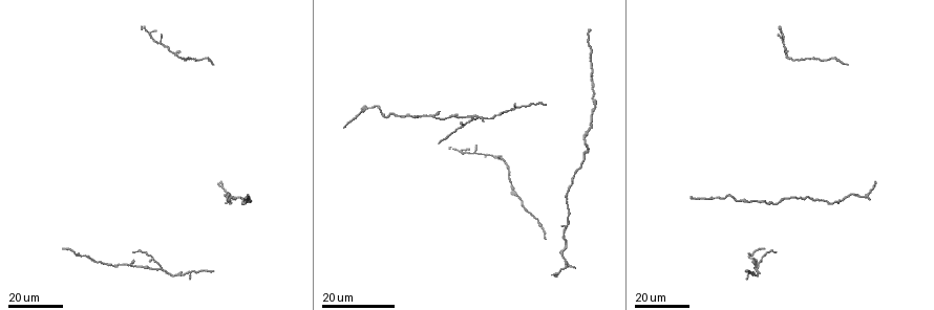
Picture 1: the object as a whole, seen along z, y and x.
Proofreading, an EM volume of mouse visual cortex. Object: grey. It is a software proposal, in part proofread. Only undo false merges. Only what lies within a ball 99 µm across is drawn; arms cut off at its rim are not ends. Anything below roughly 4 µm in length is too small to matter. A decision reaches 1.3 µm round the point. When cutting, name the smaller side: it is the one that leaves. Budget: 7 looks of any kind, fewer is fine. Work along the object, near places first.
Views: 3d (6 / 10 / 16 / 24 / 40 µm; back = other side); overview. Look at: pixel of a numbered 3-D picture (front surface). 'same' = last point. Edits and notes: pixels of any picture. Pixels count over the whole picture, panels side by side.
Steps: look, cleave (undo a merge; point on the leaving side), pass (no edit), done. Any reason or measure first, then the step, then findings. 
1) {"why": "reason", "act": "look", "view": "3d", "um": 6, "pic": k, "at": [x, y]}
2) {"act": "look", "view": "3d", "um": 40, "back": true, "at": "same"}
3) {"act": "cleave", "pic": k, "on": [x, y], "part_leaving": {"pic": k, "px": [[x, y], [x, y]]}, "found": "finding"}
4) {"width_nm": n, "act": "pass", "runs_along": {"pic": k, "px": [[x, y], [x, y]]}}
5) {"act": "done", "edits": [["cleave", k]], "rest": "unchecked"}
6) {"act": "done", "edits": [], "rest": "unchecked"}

{"why": "side arm on a straight run", "act": "look", "view": "3d", "um": 24, "pic": 1, "at": [493, 158]}

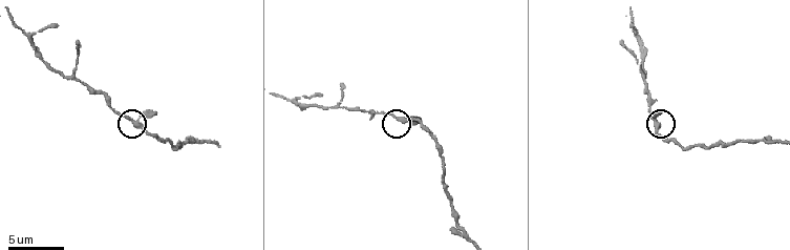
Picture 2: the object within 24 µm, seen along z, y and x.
{"act": "look", "view": "3d", "um": 10, "pic": 2, "at": [395, 118]}

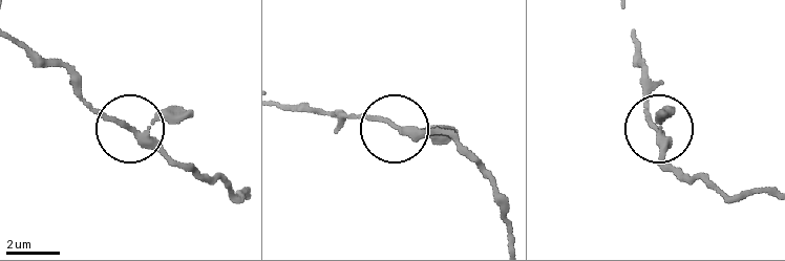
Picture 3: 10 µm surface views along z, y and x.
{"width_nm": 200, "act": "pass", "runs_along": {"pic": 3, "px": [[509, 240], [505, 199], [448, 138], [374, 118], [342, 118]]}, "found": "one cell here"}

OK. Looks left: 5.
{"why": "three arms meet", "act": "look", "view": "3d", "um": 10, "pic": 2, "at": [77, 79]}

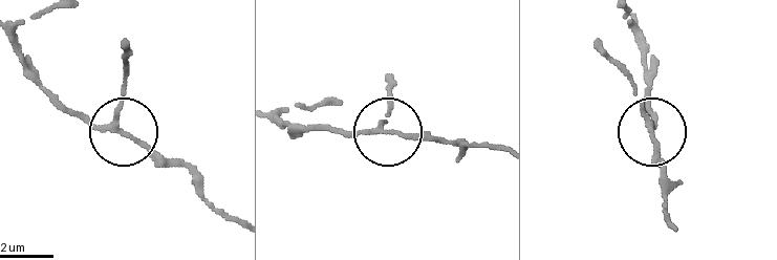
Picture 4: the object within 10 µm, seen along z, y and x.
{"arms": 3, "act": "pass", "runs_along": {"pic": 4, "px": [[502, 147], [322, 127]]}, "found": "continuous, no second cell"}

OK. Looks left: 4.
{"why": "two arms in line, one across", "act": "look", "view": "3d", "um": 16, "pic": 1, "at": [477, 118]}

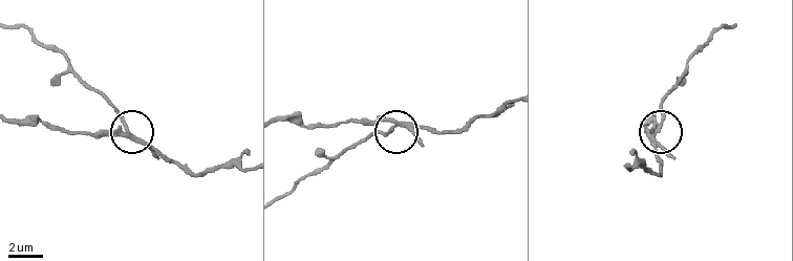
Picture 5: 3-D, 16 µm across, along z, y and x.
{"act": "look", "view": "3d", "um": 10, "pic": 5, "at": [126, 132]}

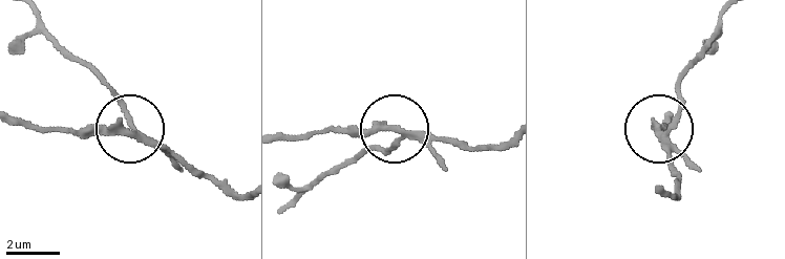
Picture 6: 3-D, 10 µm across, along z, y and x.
{"arms": 3, "act": "cleave", "pic": 6, "on": [128, 114], "part_leaving": {"pic": 6, "px": [[148, 137], [39, 18]]}, "found": "two cells meet here"}

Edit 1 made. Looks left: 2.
{"act": "done", "edits": [["cleave", 6]], "rest": "unchecked"}

